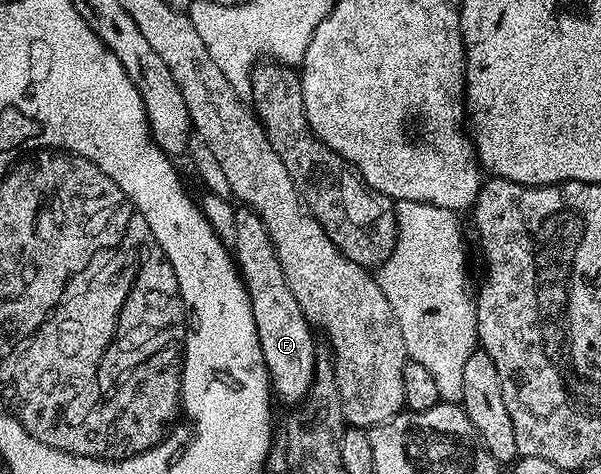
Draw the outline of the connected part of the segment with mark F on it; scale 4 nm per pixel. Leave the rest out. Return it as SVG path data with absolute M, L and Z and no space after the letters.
M248 208L237 210L235 244L231 250L241 278L249 290L255 332L259 332L259 344L263 348L263 360L269 373L272 393L278 403L286 402L286 407L296 407L304 402L313 377L317 375L317 359L313 350L314 331L299 308L299 300L295 300L291 288L287 288L287 280L283 276L283 268L279 264L271 236L255 211Z

